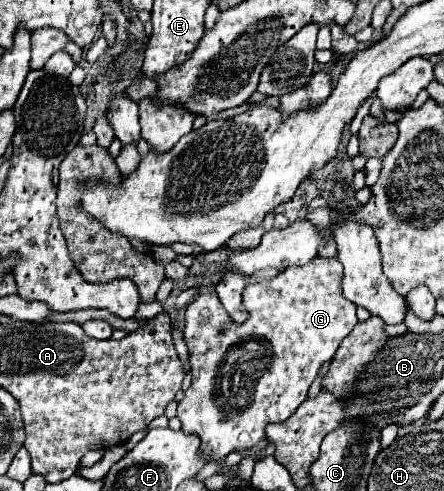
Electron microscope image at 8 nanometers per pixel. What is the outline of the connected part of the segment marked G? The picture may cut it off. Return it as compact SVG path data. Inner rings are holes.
M317 256L317 258L313 258L311 262L307 262L305 266L291 266L291 268L287 268L285 272L281 272L279 276L275 276L275 278L271 278L271 280L261 280L261 282L249 284L249 286L245 288L245 294L243 294L243 306L251 312L251 316L249 316L249 320L247 320L245 324L239 324L239 326L227 316L227 312L225 312L225 308L221 306L221 302L219 302L219 298L217 298L217 292L215 292L213 288L201 292L201 294L189 304L189 308L187 308L187 312L185 312L185 320L187 320L187 324L185 324L185 344L187 344L187 350L189 350L191 380L193 380L193 382L191 382L189 390L183 394L183 398L179 400L177 418L181 420L181 426L183 426L185 434L197 434L197 436L201 438L201 450L199 450L199 456L201 456L201 458L211 458L211 462L223 464L225 458L227 458L227 454L231 454L231 452L235 452L235 450L245 450L245 448L257 446L257 444L265 438L265 426L267 426L267 424L287 420L287 418L303 404L303 400L307 398L309 386L311 386L311 382L315 380L319 368L335 356L335 352L337 352L337 348L341 346L343 338L345 338L345 336L355 328L355 324L357 324L357 314L355 314L357 306L353 306L353 302L349 302L347 298L343 298L343 292L341 292L341 278L343 278L343 274L334 273L343 273L343 266L338 259Z

